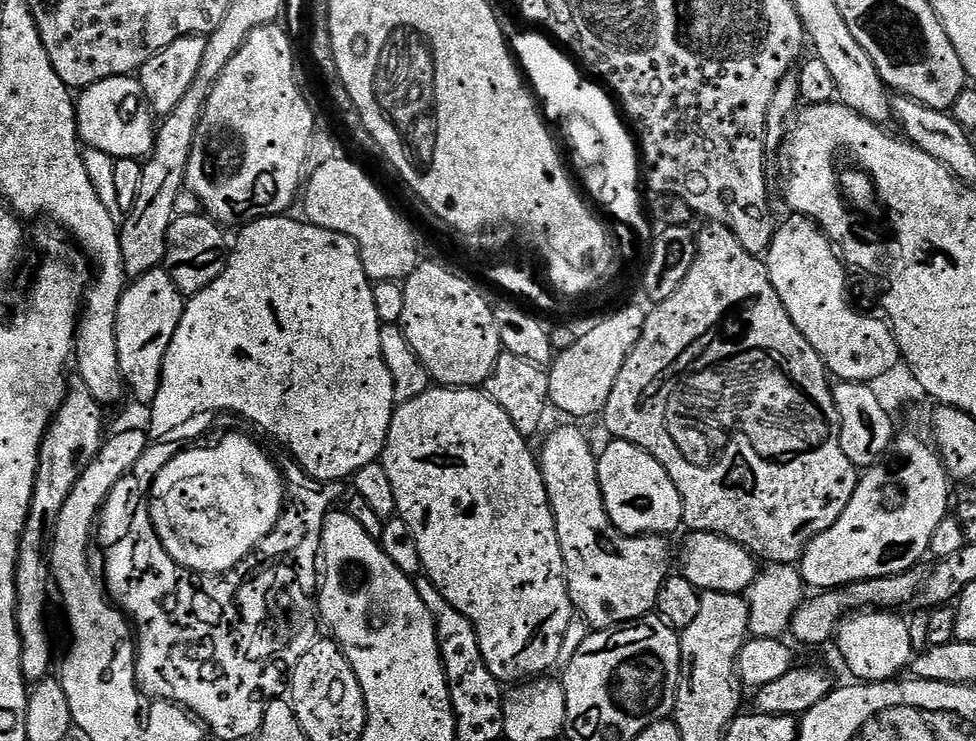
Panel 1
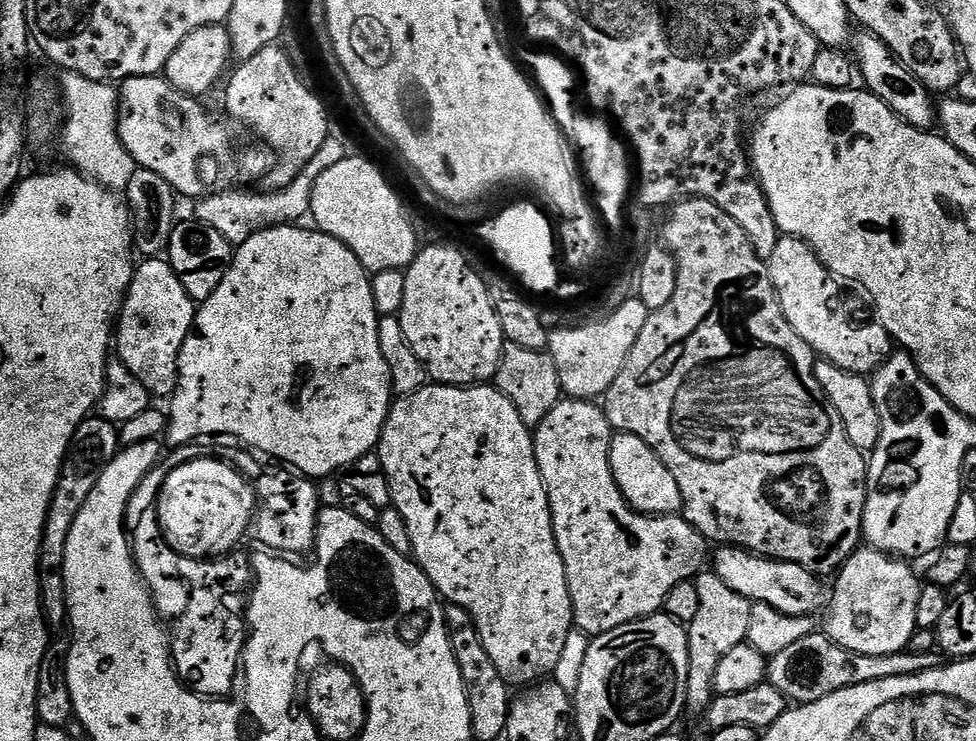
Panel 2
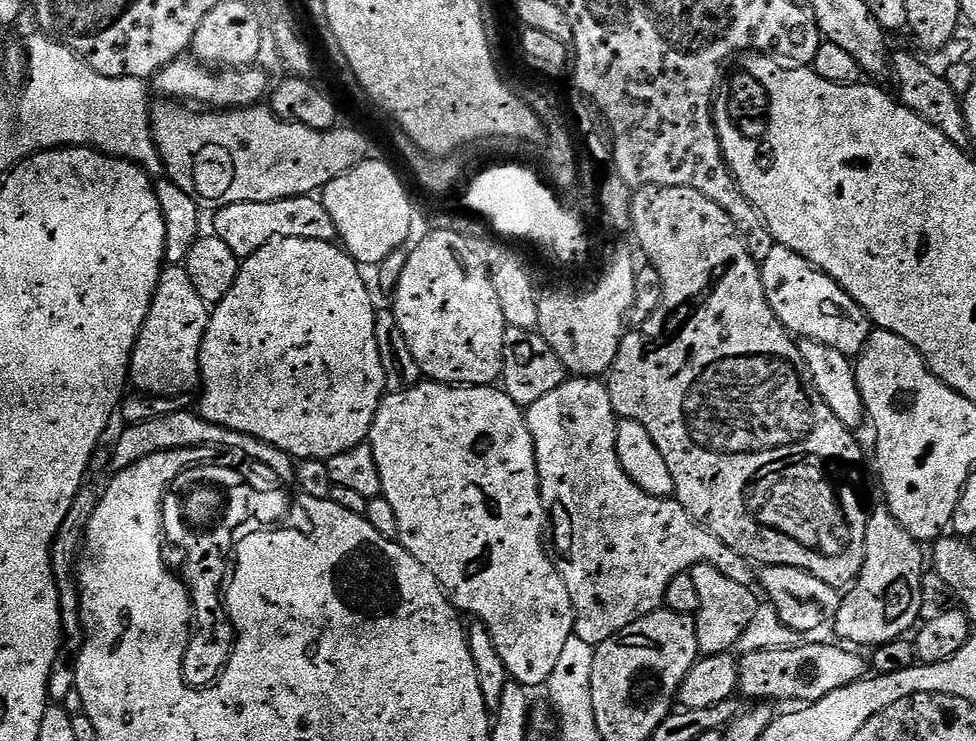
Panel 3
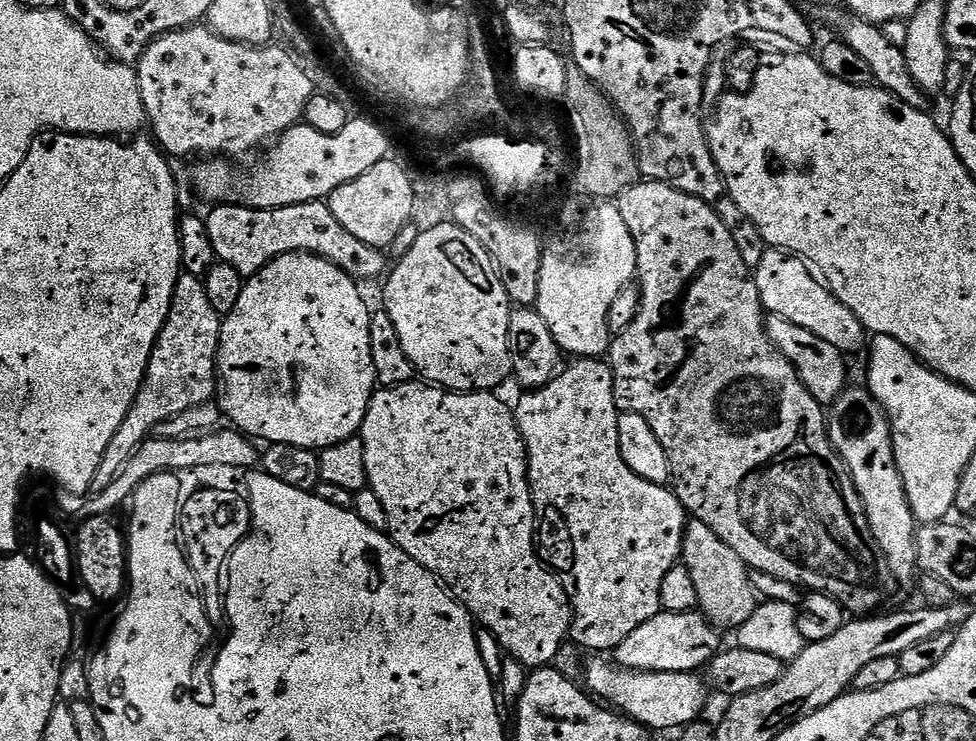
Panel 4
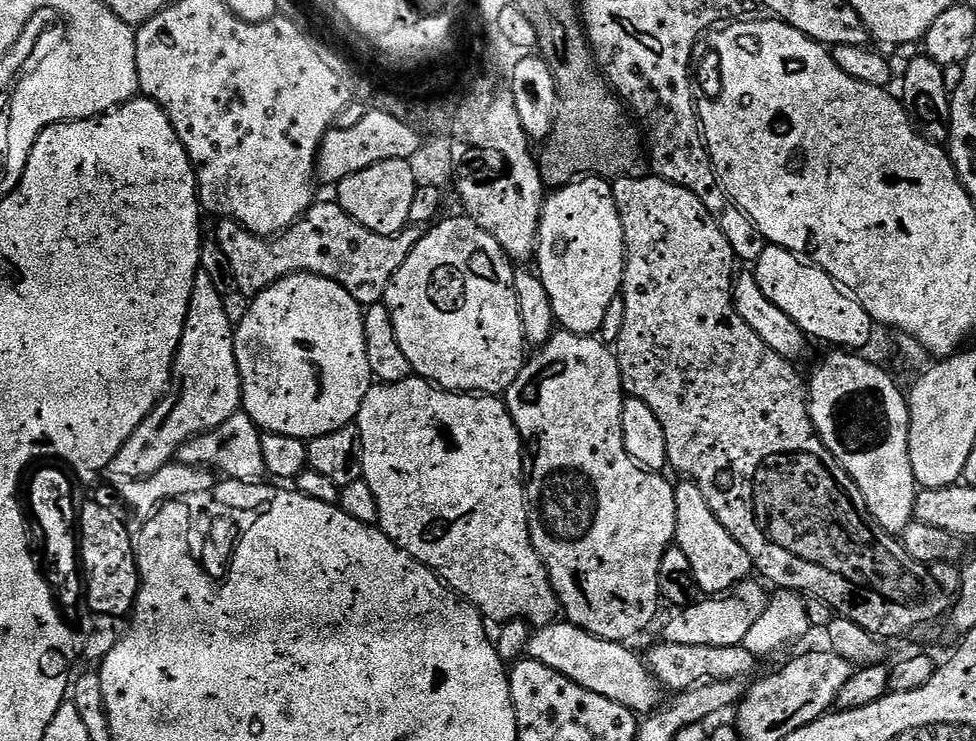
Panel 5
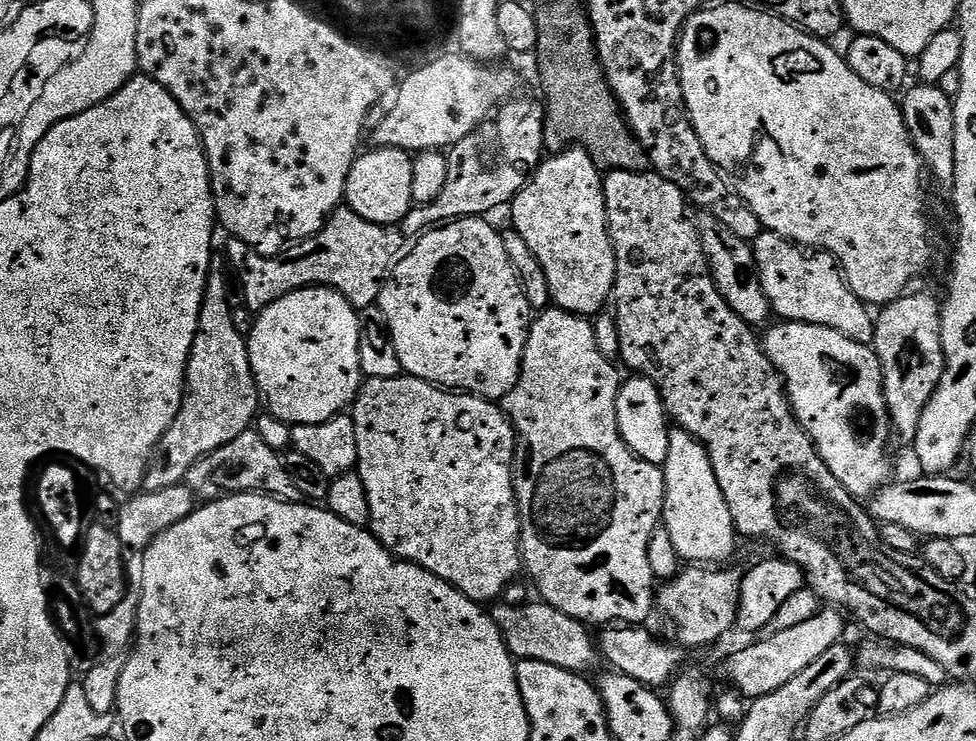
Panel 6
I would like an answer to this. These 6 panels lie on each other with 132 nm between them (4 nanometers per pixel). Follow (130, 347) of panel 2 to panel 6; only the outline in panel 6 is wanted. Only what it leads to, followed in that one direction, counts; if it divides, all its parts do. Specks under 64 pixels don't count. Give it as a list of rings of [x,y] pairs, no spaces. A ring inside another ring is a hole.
[[[220,266],[213,267],[204,291],[198,334],[188,359],[184,404],[164,435],[158,455],[144,480],[147,491],[166,490],[185,483],[188,471],[199,460],[249,431],[261,411],[262,397],[250,366],[248,341],[234,326],[233,311],[234,303],[228,297],[228,280]]]

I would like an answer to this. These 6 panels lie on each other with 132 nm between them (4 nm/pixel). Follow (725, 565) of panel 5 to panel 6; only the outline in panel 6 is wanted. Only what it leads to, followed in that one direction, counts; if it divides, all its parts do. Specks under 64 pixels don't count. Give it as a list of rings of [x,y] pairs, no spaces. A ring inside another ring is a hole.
[[[679,426],[673,427],[668,433],[668,453],[666,454],[666,462],[662,466],[664,470],[664,514],[662,517],[663,527],[667,528],[670,539],[674,542],[674,550],[678,550],[681,561],[691,562],[696,566],[724,566],[729,563],[728,560],[736,552],[736,540],[738,541],[738,533],[736,531],[736,523],[730,514],[730,506],[726,502],[726,498],[722,494],[722,486],[718,486],[718,474],[714,472],[714,466],[710,460],[710,454],[704,445],[698,443],[685,428]]]

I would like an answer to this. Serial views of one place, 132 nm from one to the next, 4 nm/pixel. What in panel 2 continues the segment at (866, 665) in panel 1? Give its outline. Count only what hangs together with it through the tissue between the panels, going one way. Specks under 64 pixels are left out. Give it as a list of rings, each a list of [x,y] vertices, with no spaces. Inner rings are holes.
[[[861,546],[852,553],[838,569],[835,577],[836,589],[832,592],[832,601],[828,604],[828,628],[826,634],[838,646],[858,654],[894,654],[905,651],[910,638],[916,633],[915,611],[918,610],[918,600],[922,589],[922,580],[916,577],[911,563],[890,556],[887,552],[878,552],[871,546]]]

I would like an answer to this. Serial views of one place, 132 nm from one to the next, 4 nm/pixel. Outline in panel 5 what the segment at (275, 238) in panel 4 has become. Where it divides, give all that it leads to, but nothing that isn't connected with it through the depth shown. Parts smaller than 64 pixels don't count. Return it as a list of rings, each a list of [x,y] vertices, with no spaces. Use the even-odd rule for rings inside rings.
[[[331,199],[322,200],[313,202],[299,220],[280,235],[271,238],[255,236],[233,220],[221,219],[217,223],[220,225],[216,228],[214,239],[218,246],[222,246],[226,262],[230,262],[235,291],[251,298],[283,276],[309,272],[338,282],[338,286],[345,288],[362,306],[383,301],[389,282],[402,262],[406,262],[410,250],[418,246],[425,229],[409,226],[392,236],[378,234],[374,230],[366,230],[366,226],[350,218],[350,214],[342,210],[340,203]]]

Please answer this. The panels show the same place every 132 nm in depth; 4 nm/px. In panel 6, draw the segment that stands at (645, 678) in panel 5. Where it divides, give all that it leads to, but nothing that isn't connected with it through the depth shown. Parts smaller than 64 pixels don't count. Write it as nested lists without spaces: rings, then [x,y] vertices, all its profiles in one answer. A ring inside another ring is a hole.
[[[500,602],[493,608],[496,609],[491,609],[490,615],[506,642],[508,653],[516,660],[550,662],[550,666],[581,674],[587,673],[587,668],[598,660],[598,644],[594,636],[588,633],[591,631],[579,620],[562,614],[554,606],[543,602],[529,602],[518,607]]]

